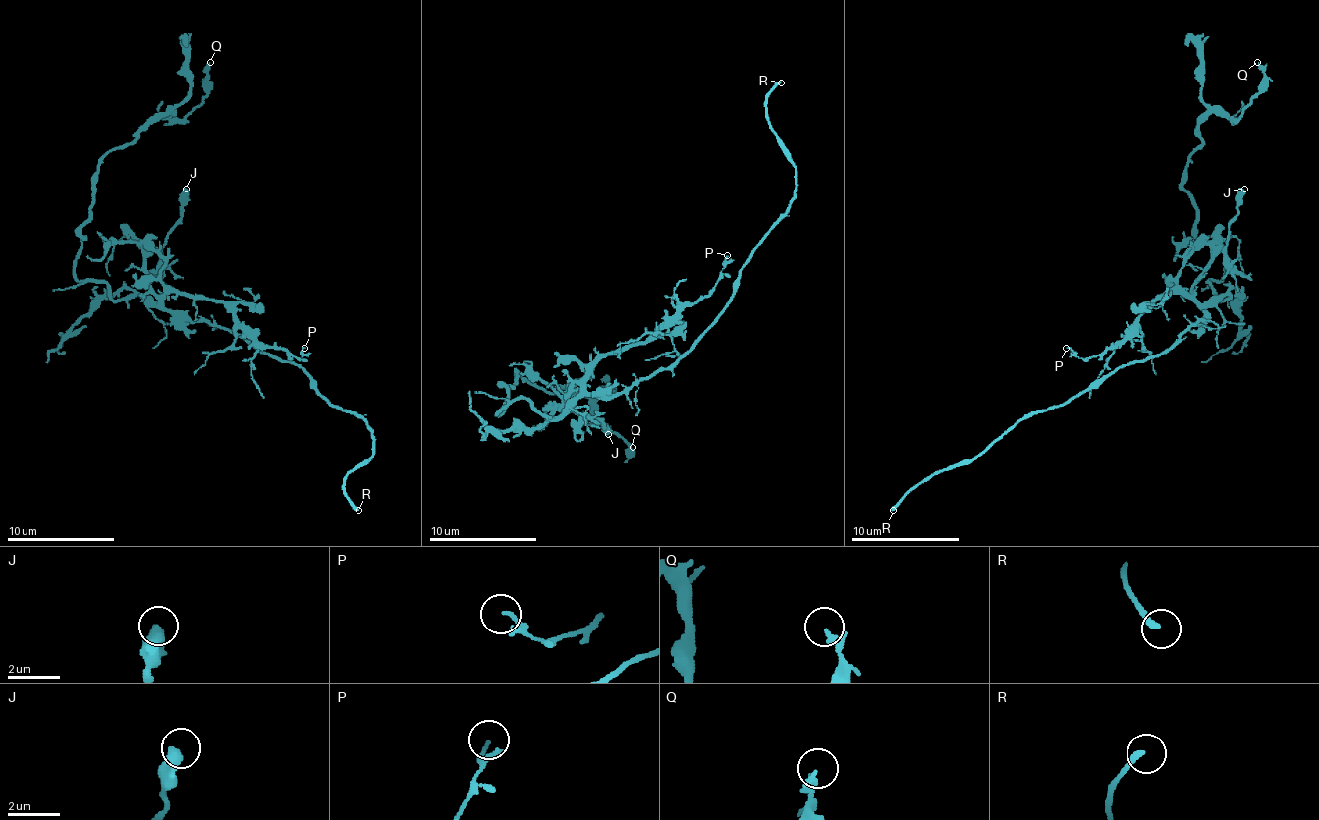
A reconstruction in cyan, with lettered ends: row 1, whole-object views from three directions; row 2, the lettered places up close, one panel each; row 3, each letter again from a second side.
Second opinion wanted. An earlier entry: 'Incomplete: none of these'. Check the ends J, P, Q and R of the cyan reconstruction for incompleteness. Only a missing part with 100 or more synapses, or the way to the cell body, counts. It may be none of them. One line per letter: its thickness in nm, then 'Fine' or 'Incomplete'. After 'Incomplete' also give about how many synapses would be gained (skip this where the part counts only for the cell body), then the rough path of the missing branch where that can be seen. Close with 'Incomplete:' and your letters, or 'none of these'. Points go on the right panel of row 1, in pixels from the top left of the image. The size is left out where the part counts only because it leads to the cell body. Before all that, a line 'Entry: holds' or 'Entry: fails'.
Entry: fails
J: Thickness 480 nm. Fine
P: Thickness 110 nm. Fine
Q: Thickness 280 nm. Fine
R: Thickness 240 nm. Incomplete. Course of what is missing: (893, 510), (879, 513), (874, 505), (876, 508), (863, 508)
Incomplete: R

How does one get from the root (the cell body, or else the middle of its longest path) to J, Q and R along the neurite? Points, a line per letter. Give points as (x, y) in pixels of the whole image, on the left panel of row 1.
J: (172, 315), (150, 286), (145, 258), (164, 243), (167, 232), (181, 215), (181, 193), (186, 189)
Q: (172, 315), (81, 280), (75, 256), (99, 161), (167, 113), (192, 113), (210, 62)
R: (172, 315), (210, 321), (297, 364), (332, 405), (372, 429), (372, 454), (345, 477), (358, 510)

